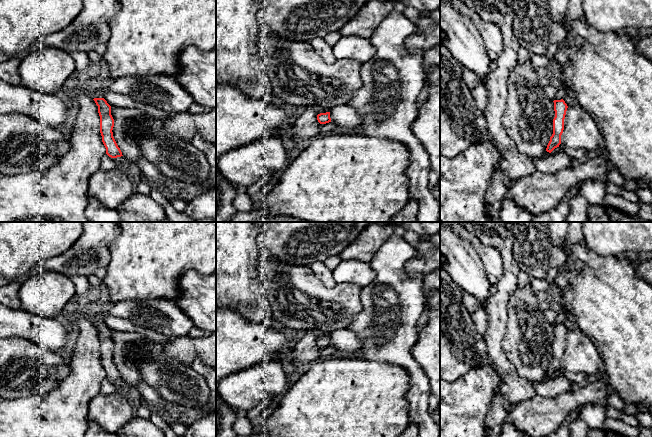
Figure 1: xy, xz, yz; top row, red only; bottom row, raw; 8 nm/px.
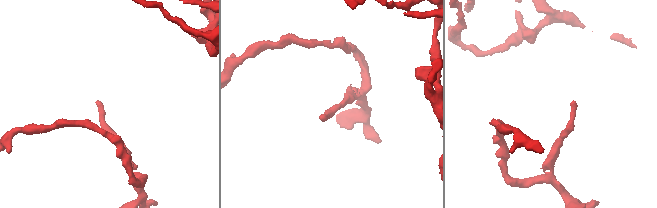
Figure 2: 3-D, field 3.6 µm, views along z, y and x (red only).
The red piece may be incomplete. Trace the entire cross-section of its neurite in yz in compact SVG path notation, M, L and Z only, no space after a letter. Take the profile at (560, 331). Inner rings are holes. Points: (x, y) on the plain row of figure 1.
M563 323L554 324L555 341L553 343L553 358L547 369L546 375L551 377L555 372L561 368L561 359L564 354L564 343L567 335L567 328Z

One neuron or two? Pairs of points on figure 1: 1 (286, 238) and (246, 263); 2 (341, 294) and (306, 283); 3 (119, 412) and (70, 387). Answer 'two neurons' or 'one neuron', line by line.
1: two neurons
2: one neuron
3: two neurons

